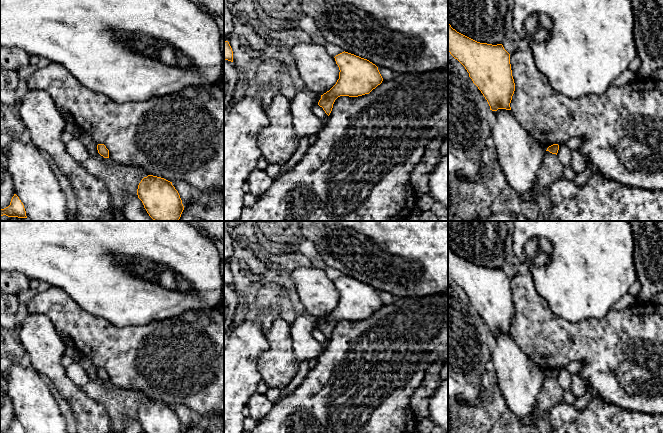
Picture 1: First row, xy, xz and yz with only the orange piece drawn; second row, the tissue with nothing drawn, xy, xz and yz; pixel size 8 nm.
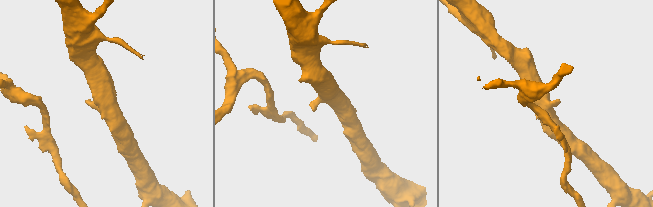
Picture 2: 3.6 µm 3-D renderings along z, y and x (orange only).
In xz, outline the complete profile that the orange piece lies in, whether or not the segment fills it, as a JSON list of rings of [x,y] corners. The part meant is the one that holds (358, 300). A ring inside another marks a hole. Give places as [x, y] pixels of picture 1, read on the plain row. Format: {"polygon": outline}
{"polygon": [[[345,275],[334,282],[340,294],[339,303],[329,315],[321,319],[318,326],[328,340],[338,321],[369,318],[383,305],[378,291],[367,283]]]}

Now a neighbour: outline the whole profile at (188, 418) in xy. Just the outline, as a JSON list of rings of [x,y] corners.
[[[182,404],[173,405],[172,409],[178,415],[183,430],[193,427],[200,417],[196,412]]]

